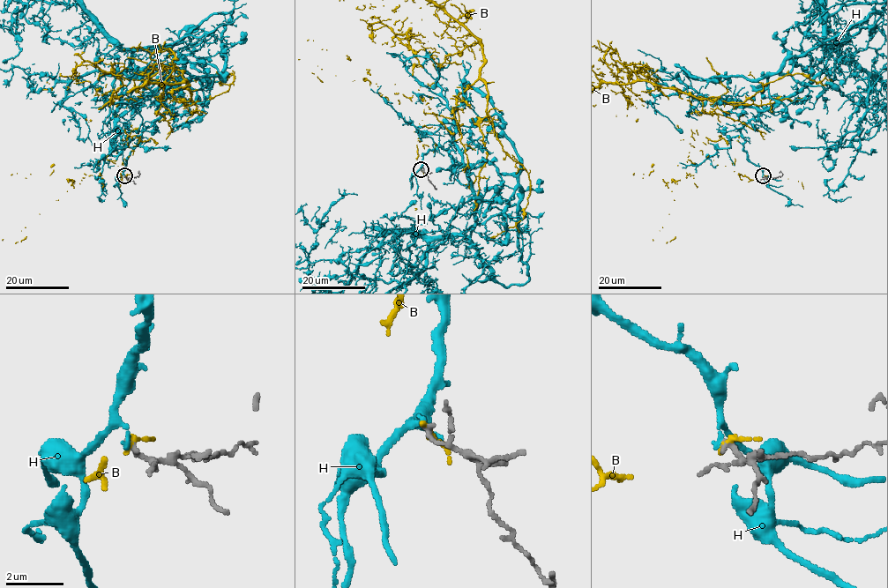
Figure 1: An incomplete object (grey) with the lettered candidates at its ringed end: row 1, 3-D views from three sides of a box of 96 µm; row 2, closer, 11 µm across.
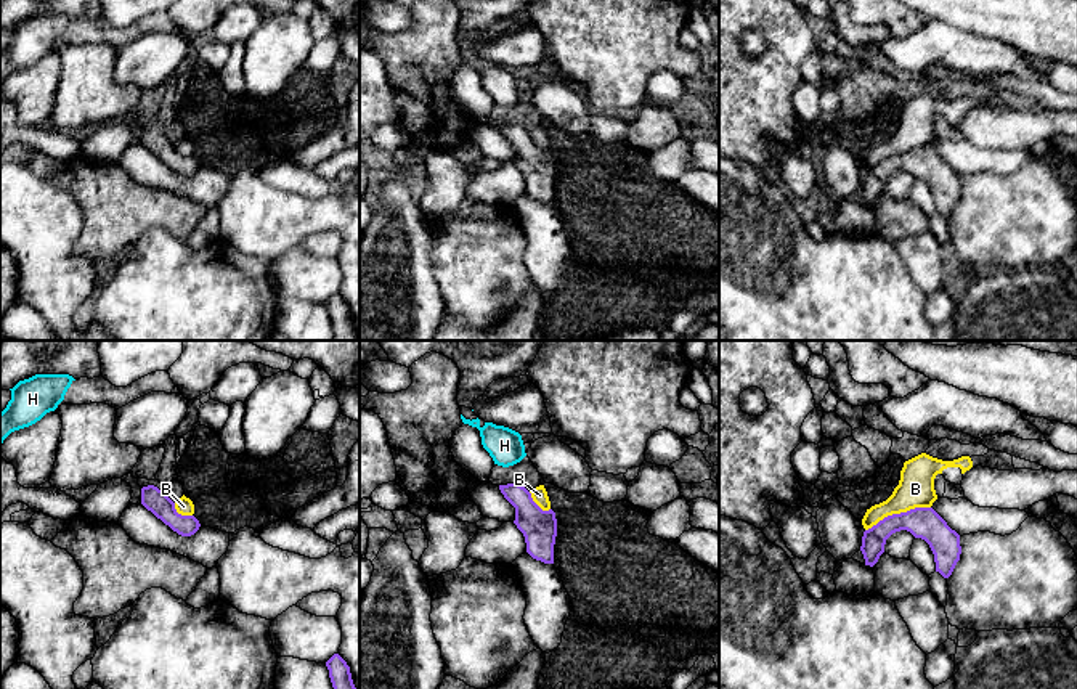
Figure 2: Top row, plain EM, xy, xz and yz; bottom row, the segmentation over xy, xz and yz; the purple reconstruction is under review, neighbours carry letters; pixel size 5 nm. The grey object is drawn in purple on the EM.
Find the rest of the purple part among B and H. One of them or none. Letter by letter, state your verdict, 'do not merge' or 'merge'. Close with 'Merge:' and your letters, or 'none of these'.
B: do not merge
H: do not merge
Merge: none of these

